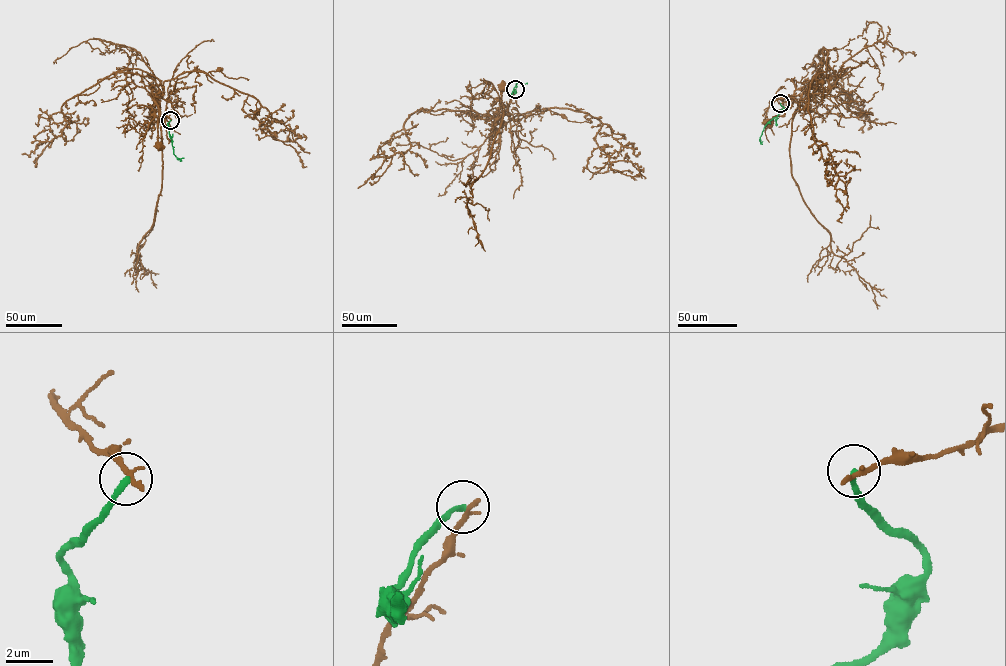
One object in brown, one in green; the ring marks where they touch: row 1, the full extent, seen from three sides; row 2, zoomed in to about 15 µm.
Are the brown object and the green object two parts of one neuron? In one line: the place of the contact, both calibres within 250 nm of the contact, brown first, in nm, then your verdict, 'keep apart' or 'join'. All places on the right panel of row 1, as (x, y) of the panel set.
at (780, 103); 300 nm thick on the brown side, 240 nm on the other; keep apart

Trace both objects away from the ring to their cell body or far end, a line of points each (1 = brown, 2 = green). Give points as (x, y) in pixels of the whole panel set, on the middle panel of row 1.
1: (515, 89), (508, 107), (509, 117), (502, 115), (500, 119), (500, 86), (503, 86)
2: (515, 89), (517, 83), (527, 83)

